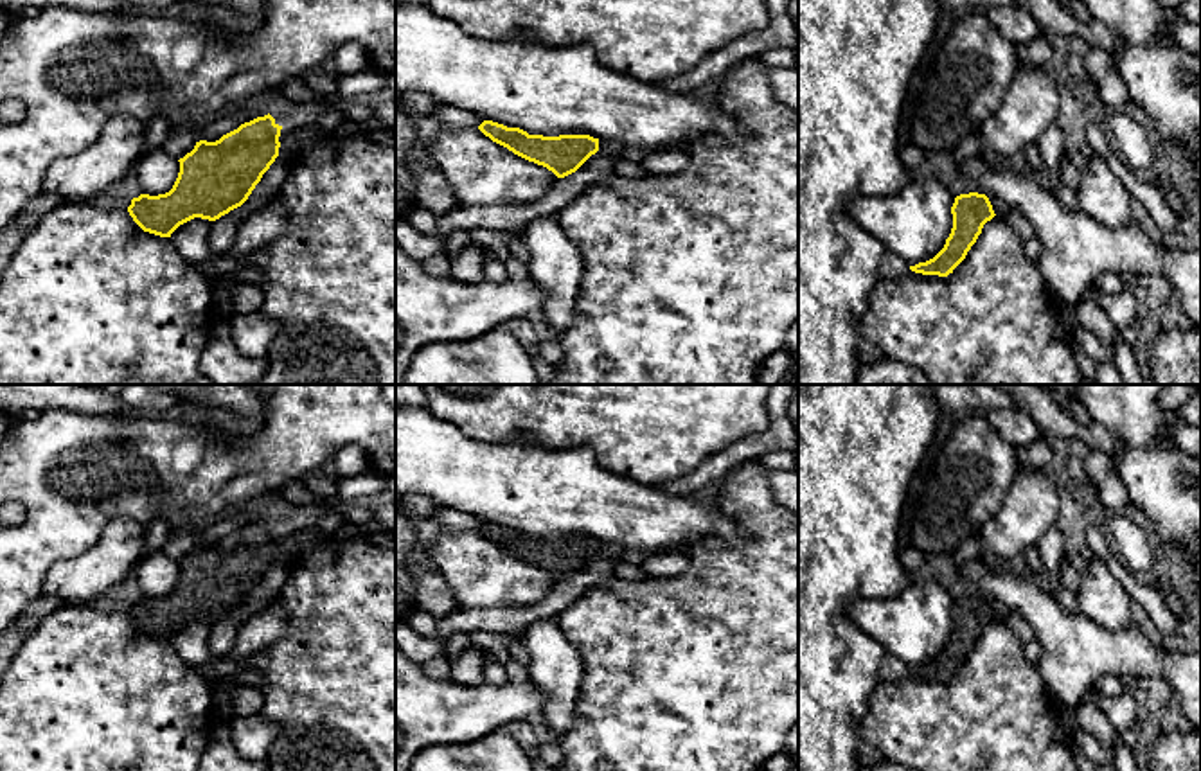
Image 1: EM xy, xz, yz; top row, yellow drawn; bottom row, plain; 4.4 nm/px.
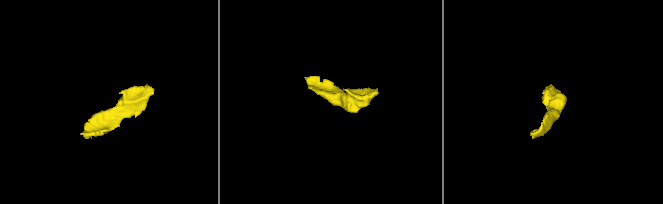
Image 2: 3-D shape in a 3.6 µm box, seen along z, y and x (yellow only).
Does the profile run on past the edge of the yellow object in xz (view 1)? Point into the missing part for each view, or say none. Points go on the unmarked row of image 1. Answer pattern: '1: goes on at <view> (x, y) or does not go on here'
1: does not go on here

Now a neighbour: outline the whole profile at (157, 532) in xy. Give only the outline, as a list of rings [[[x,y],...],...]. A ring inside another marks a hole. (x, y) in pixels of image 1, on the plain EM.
[[[155,519],[149,525],[146,525],[144,555],[160,555],[171,534],[173,528],[164,519]]]

